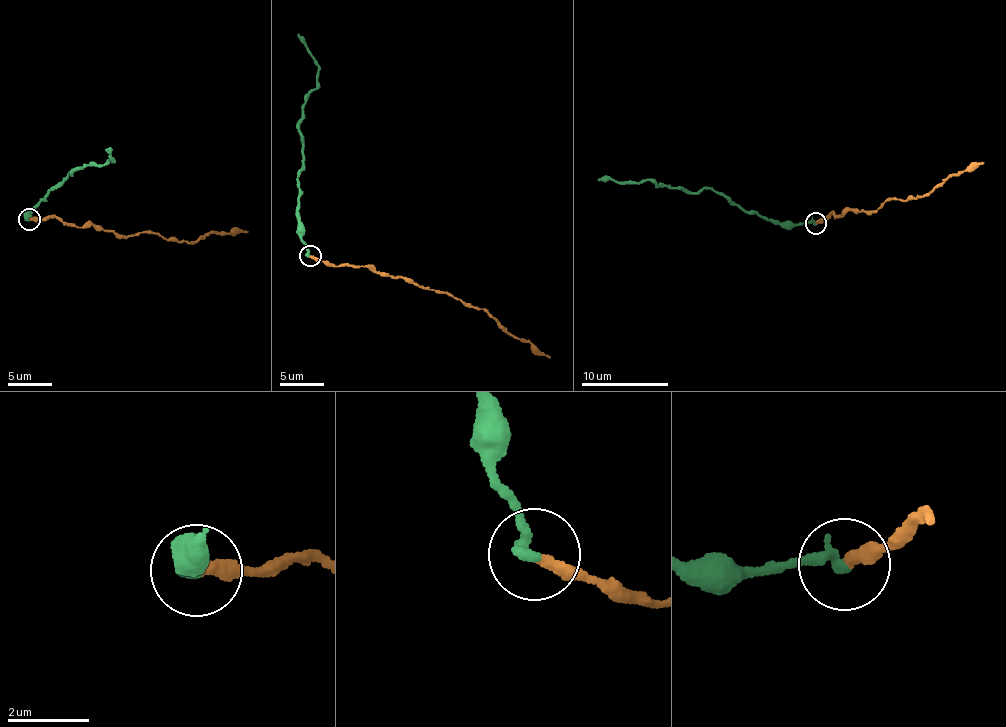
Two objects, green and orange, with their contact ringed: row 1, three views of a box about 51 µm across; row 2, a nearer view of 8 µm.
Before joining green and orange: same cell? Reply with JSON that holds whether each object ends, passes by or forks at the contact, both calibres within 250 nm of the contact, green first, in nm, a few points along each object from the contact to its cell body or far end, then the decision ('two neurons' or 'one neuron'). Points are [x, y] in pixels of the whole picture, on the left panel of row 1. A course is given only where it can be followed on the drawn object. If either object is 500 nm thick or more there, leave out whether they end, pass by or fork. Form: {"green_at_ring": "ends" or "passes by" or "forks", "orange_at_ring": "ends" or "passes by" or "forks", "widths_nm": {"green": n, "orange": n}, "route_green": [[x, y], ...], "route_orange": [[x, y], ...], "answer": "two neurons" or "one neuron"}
{"green_at_ring": "ends", "orange_at_ring": "ends", "widths_nm": {"green": 320, "orange": 280}, "route_green": [[28, 220], [26, 216], [69, 172], [114, 161], [105, 149]], "route_orange": [[28, 218], [59, 217], [126, 236], [156, 234], [194, 243], [211, 232], [247, 232]], "answer": "two neurons"}

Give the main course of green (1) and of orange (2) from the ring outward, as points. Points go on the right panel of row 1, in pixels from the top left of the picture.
1: (816, 224), (757, 215), (730, 204), (726, 196), (710, 188), (682, 191), (654, 181), (631, 184), (598, 179)
2: (816, 221), (834, 211), (838, 216), (851, 209), (877, 209), (890, 199), (927, 194), (950, 176), (984, 163)

